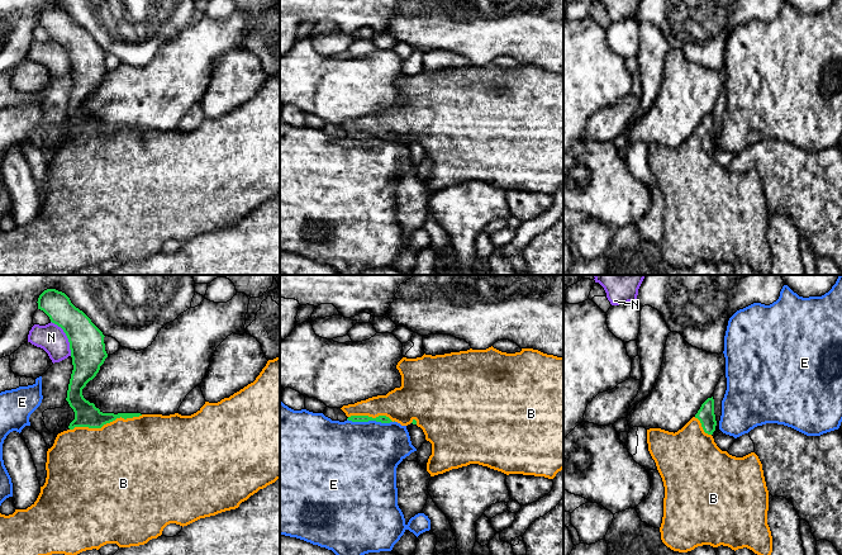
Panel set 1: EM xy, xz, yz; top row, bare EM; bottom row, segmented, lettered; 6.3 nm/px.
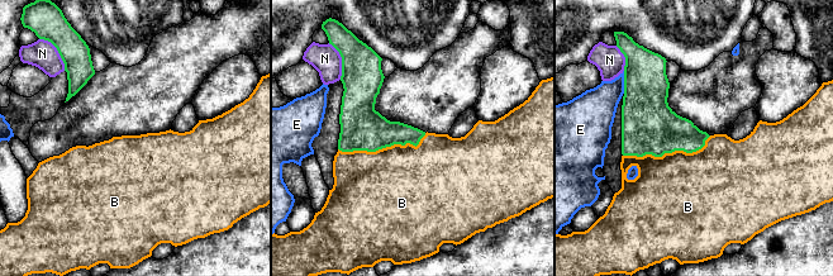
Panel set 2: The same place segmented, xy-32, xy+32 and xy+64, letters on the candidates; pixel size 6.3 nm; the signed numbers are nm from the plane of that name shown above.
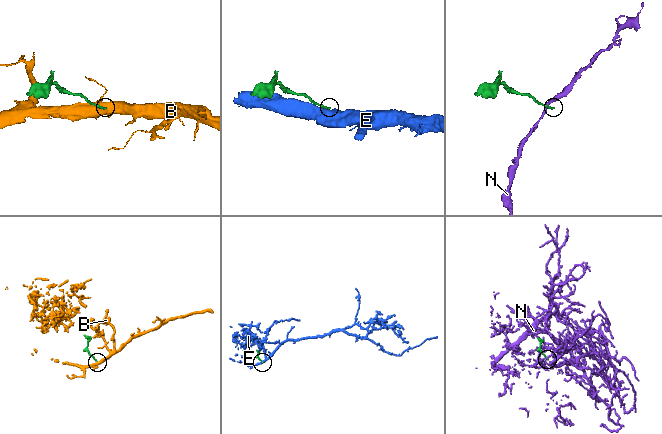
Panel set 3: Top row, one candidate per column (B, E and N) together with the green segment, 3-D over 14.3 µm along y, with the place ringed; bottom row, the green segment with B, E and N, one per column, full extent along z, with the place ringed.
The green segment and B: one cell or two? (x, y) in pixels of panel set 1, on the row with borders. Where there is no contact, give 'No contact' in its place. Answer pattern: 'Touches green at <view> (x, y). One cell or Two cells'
Touches green at xy (105, 423). One cell

